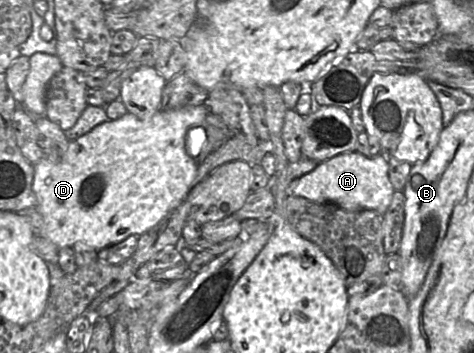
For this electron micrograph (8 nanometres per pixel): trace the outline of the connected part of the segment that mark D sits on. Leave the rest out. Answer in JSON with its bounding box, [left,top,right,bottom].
[33,104,209,251]

